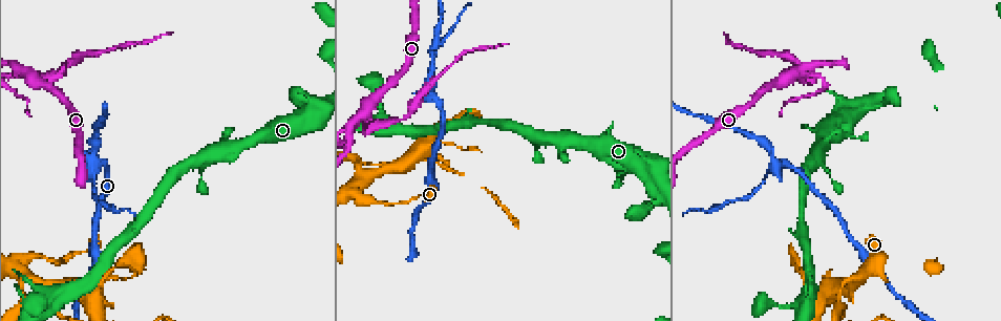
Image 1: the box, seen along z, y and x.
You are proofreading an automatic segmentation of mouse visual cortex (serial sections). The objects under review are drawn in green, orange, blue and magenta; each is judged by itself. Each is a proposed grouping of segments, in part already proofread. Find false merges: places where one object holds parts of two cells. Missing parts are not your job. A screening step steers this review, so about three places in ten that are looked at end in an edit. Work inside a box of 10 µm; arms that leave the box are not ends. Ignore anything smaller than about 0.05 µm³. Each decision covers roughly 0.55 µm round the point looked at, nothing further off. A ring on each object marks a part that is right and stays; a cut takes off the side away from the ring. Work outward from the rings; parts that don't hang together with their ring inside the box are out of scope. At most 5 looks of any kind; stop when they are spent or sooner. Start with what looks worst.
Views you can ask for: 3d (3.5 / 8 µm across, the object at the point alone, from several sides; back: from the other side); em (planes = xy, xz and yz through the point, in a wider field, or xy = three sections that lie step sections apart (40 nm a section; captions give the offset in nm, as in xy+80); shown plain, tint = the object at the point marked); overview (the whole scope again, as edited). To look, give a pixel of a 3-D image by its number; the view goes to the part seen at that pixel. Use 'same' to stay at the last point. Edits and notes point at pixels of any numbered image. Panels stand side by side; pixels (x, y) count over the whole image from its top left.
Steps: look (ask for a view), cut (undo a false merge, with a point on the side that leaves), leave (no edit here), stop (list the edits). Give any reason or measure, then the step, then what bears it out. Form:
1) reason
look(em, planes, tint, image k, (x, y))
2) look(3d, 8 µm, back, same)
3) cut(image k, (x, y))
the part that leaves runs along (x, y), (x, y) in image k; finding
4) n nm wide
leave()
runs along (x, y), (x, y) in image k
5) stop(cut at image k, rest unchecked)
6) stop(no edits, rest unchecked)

branch point
look(3d, 3.5 µm, image 1, (777, 165))

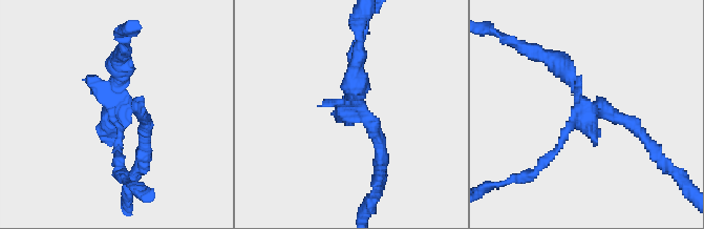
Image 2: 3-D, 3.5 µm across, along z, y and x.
look(em, xy, step 1, tint, image 2, (355, 114))

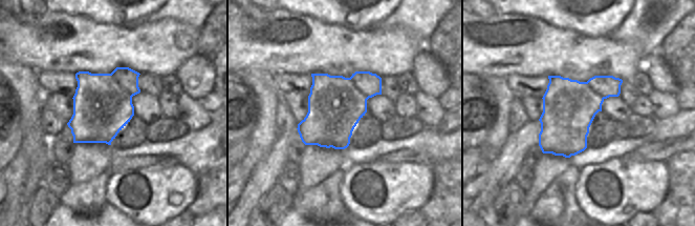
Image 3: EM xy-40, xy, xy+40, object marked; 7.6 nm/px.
cut(image 2, (106, 139))
border along (111, 73), (114, 79), (132, 96) in image 3; a second cell is stuck on

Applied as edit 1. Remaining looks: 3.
look(overview)

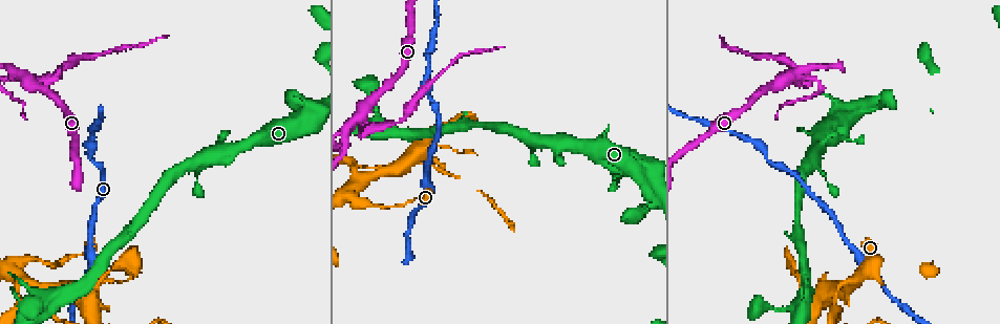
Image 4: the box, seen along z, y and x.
branch point
look(3d, 3.5 µm, image 4, (365, 115))

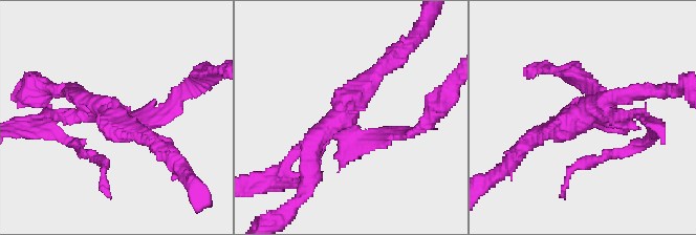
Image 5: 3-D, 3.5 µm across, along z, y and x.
shape alone is not enough
look(em, planes, tint, image 5, (584, 119))

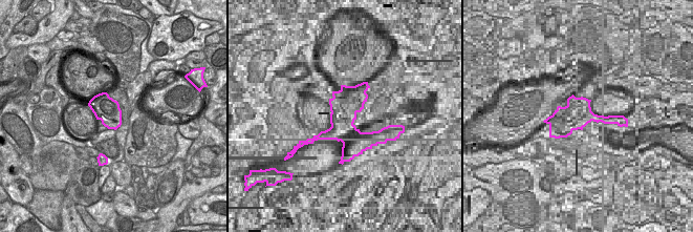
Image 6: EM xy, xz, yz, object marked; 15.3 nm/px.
cut(image 5, (92, 153))
the part that leaves runs along (355, 131), (413, 134), (429, 121) in image 5; two cells meet here

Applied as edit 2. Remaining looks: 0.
stop(cut at image 2, cut at image 5, rest unchecked)

